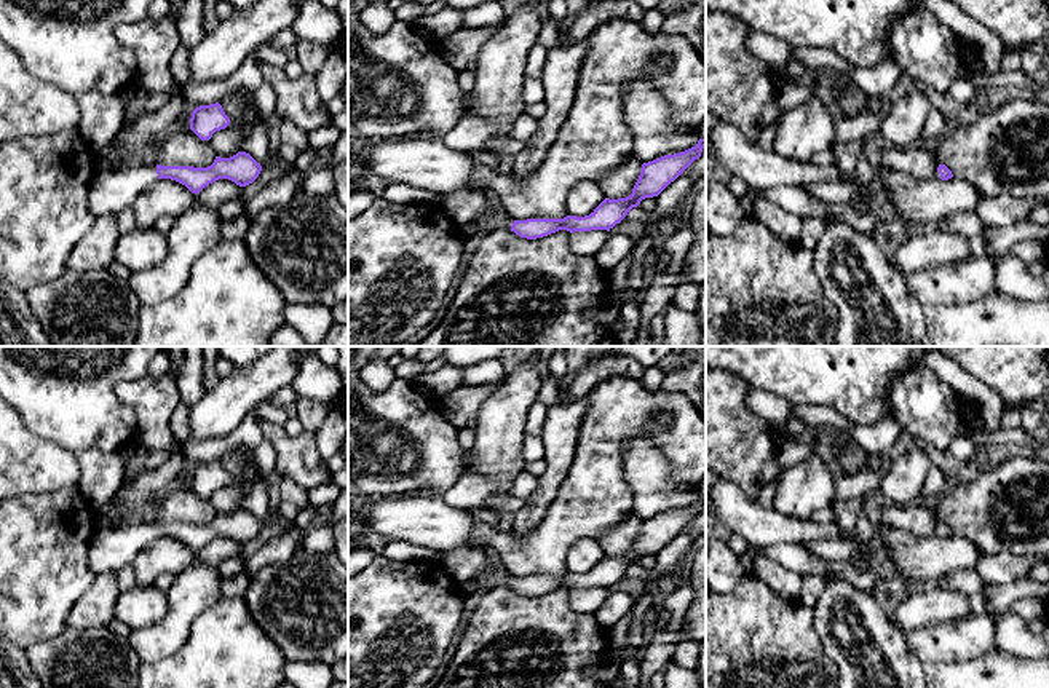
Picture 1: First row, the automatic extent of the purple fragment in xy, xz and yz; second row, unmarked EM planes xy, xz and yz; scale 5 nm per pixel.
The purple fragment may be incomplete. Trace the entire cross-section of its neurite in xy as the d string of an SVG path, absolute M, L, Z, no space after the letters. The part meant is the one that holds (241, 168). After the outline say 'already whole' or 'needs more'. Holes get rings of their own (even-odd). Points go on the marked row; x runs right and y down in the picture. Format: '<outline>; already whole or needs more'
M238 152L230 158L216 156L208 168L193 166L144 166L139 161L120 166L110 172L97 172L89 184L88 208L93 215L118 215L134 204L139 193L158 179L171 179L200 193L219 179L228 179L239 187L252 184L262 171L249 153Z; needs more

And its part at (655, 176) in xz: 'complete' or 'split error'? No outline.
split error

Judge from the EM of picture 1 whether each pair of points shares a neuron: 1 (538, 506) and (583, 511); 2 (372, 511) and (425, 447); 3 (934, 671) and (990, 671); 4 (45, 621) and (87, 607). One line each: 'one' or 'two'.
1: two
2: two
3: one
4: two

